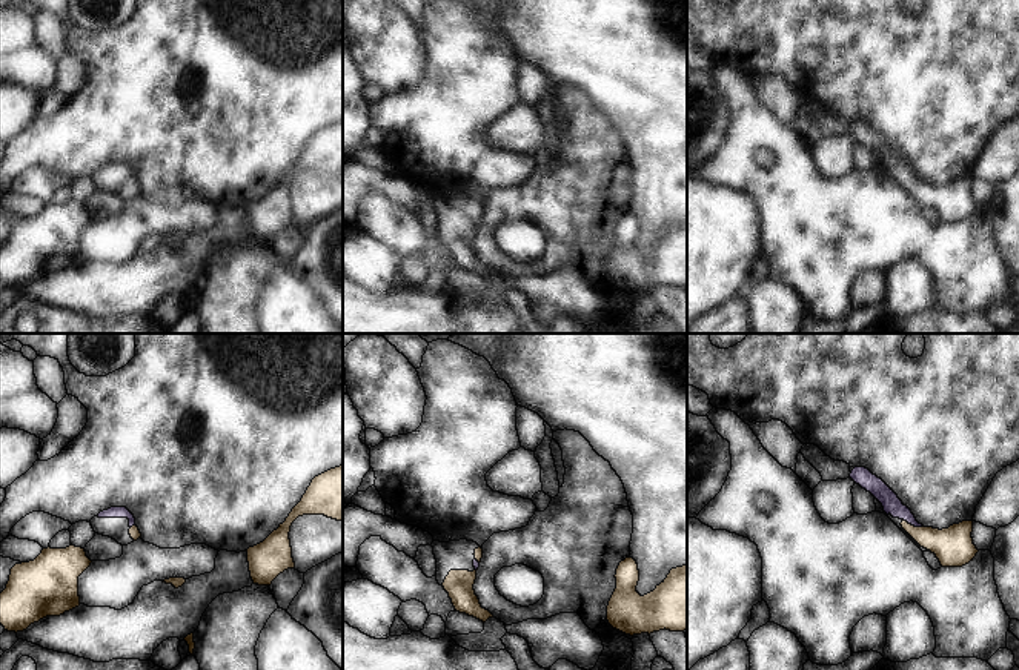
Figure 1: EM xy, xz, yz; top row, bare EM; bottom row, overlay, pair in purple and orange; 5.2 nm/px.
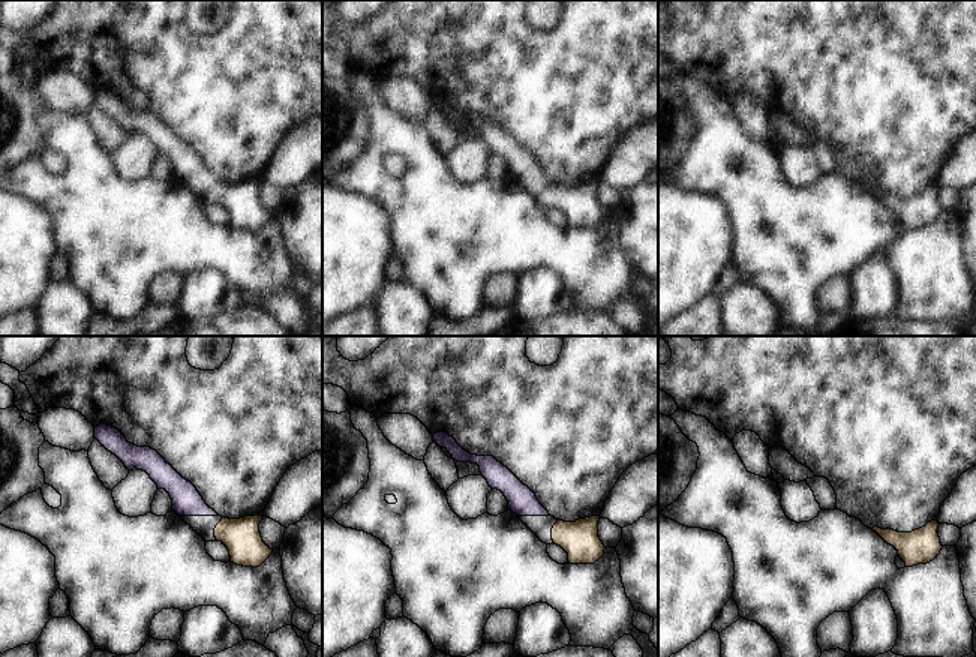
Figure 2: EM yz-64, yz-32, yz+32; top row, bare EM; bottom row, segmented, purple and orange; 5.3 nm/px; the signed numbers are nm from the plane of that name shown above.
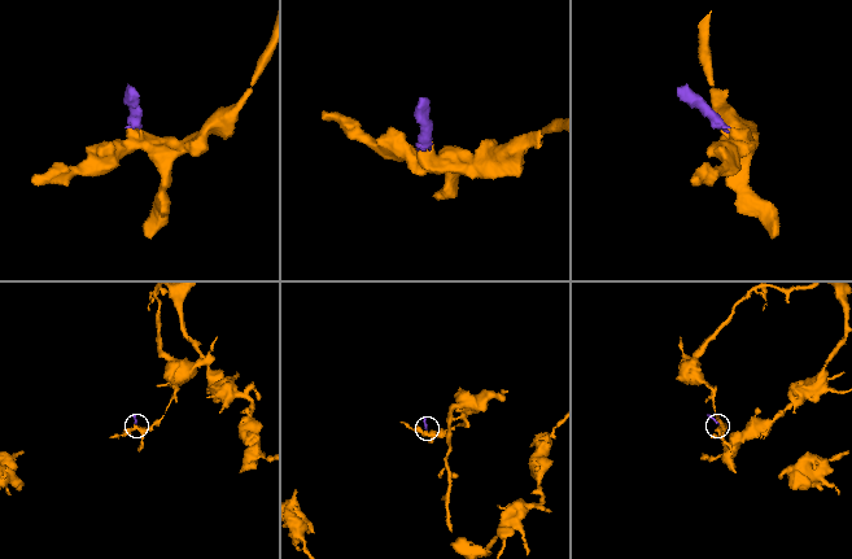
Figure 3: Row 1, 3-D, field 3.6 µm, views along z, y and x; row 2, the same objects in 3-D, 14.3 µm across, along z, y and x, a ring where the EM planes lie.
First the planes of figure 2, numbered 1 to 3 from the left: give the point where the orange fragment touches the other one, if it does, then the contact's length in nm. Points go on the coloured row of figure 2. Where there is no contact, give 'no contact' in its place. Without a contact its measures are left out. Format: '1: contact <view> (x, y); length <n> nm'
1: no contact
2: no contact
3: no contact

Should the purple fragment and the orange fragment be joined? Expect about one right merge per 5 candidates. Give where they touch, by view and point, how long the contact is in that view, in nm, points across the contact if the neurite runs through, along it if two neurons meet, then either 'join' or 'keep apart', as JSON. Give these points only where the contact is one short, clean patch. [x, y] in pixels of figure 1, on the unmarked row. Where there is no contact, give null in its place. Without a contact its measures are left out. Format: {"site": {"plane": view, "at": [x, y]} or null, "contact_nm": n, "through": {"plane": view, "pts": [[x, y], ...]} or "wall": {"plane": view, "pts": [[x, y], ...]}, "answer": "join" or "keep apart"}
{"site": {"plane": "yz", "at": [913, 180]}, "contact_nm": 120, "through": {"plane": "yz", "pts": [[892, 160], [913, 180], [926, 192], [953, 203]]}, "answer": "join"}

